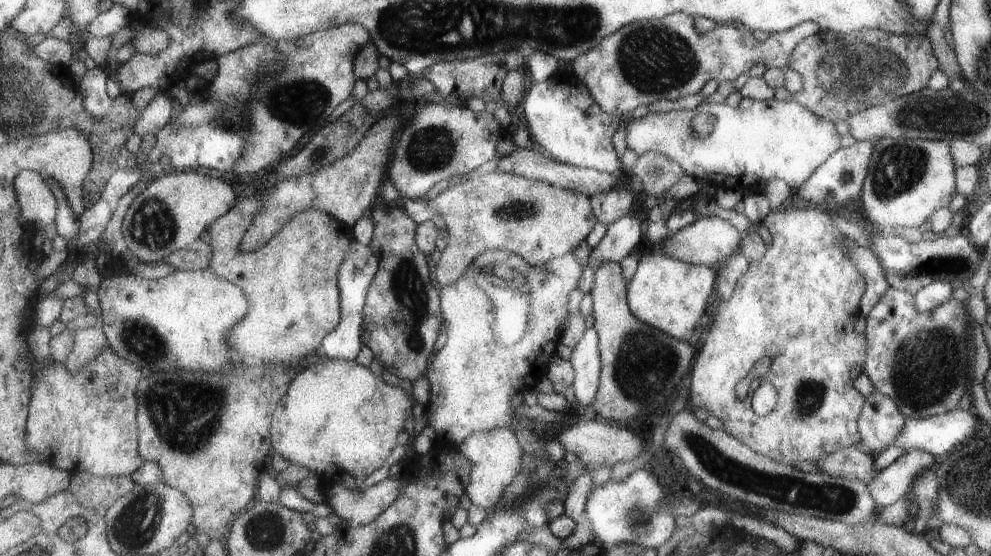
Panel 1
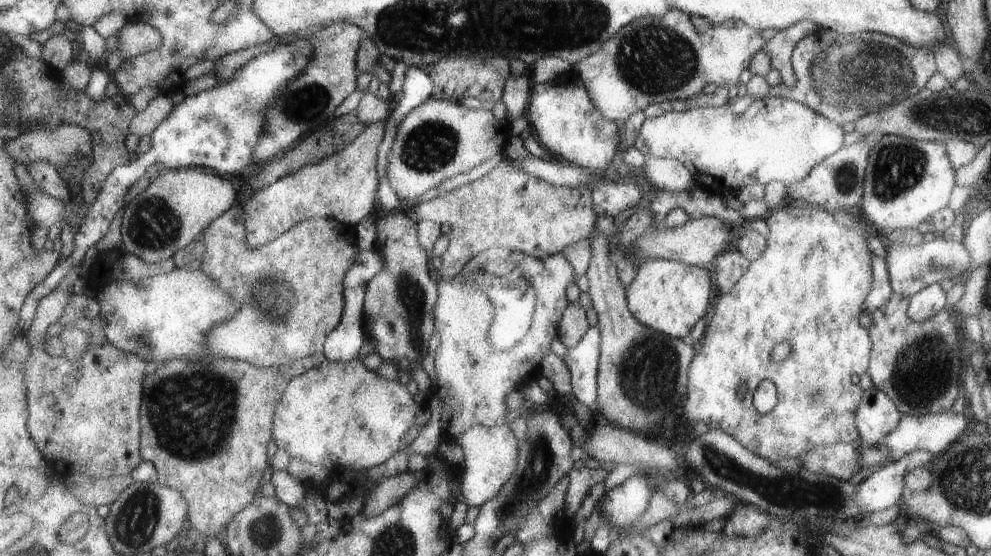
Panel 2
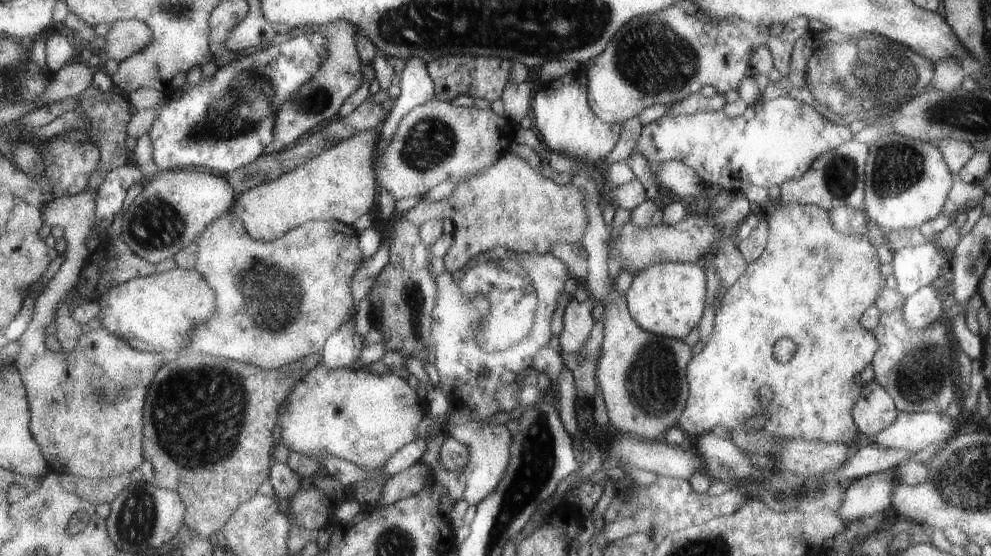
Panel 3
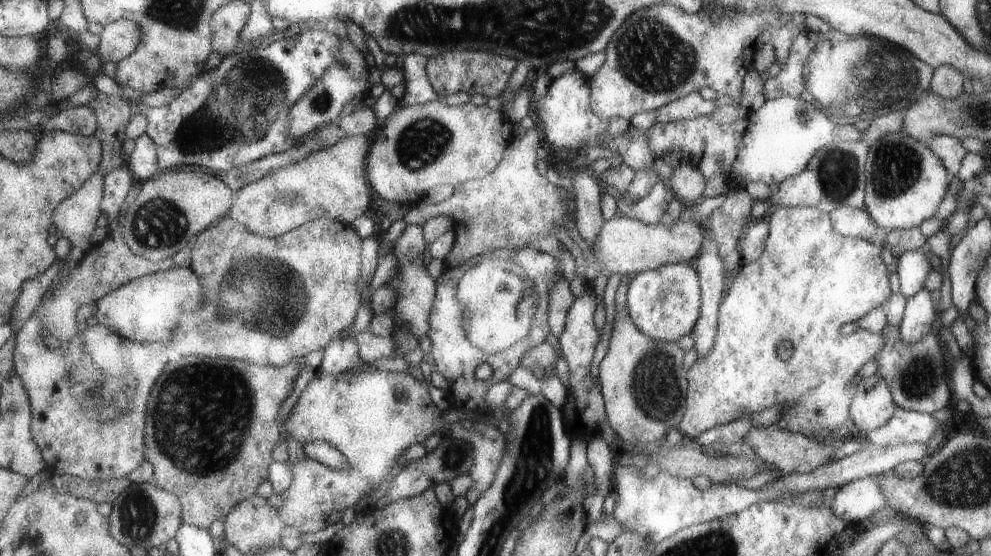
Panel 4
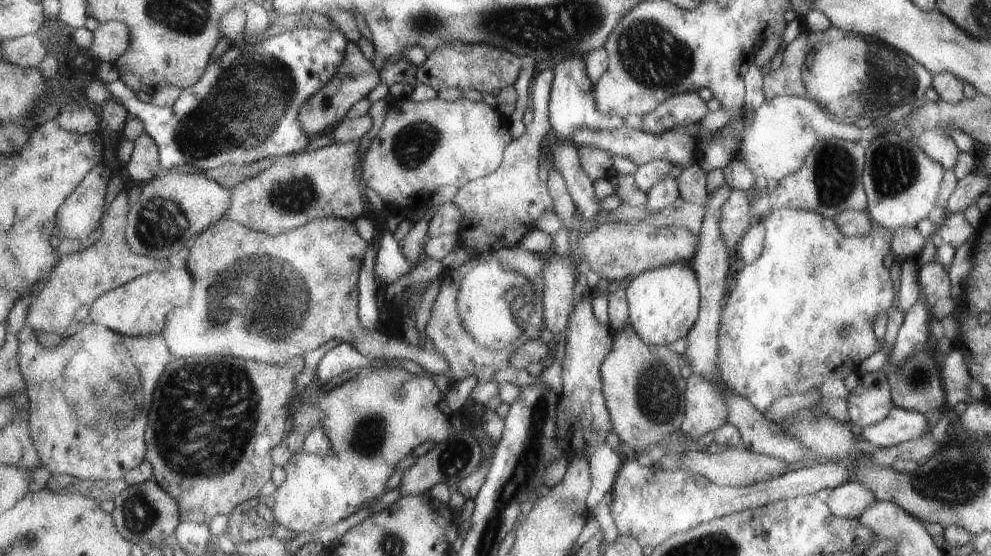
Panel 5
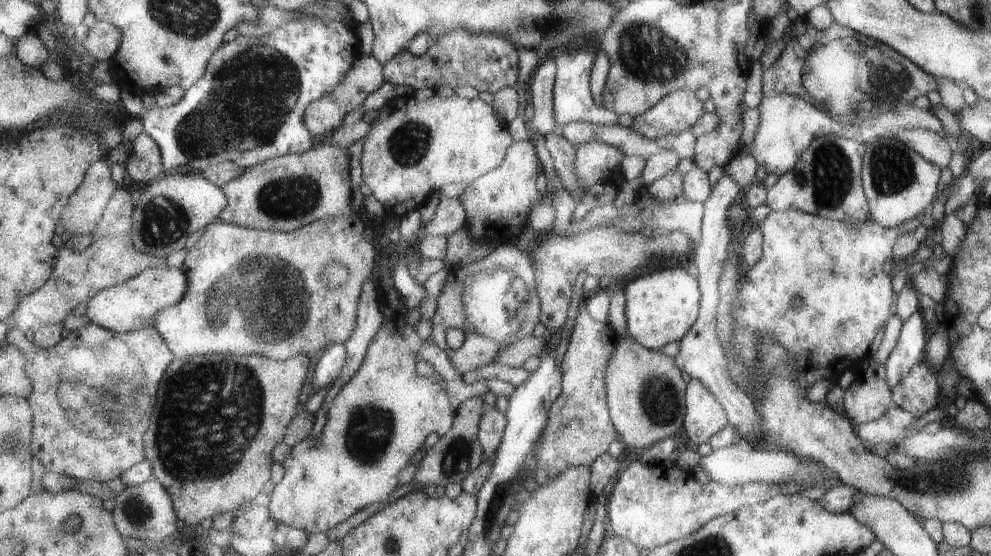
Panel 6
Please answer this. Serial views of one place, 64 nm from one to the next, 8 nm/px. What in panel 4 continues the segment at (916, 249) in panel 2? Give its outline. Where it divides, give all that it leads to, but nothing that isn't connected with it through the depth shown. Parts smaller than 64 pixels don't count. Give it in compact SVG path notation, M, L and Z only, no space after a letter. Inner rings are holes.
M927 248L903 252L897 260L897 278L899 278L899 294L909 300L913 294L923 290L923 278L927 270L933 270L929 264Z

